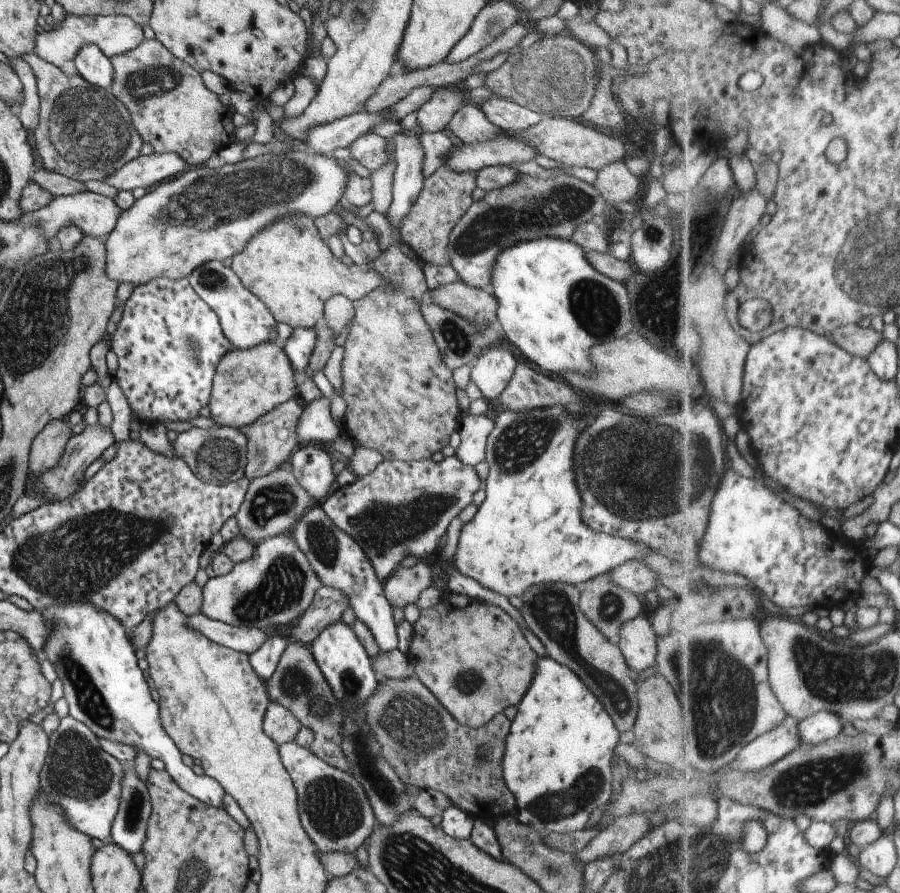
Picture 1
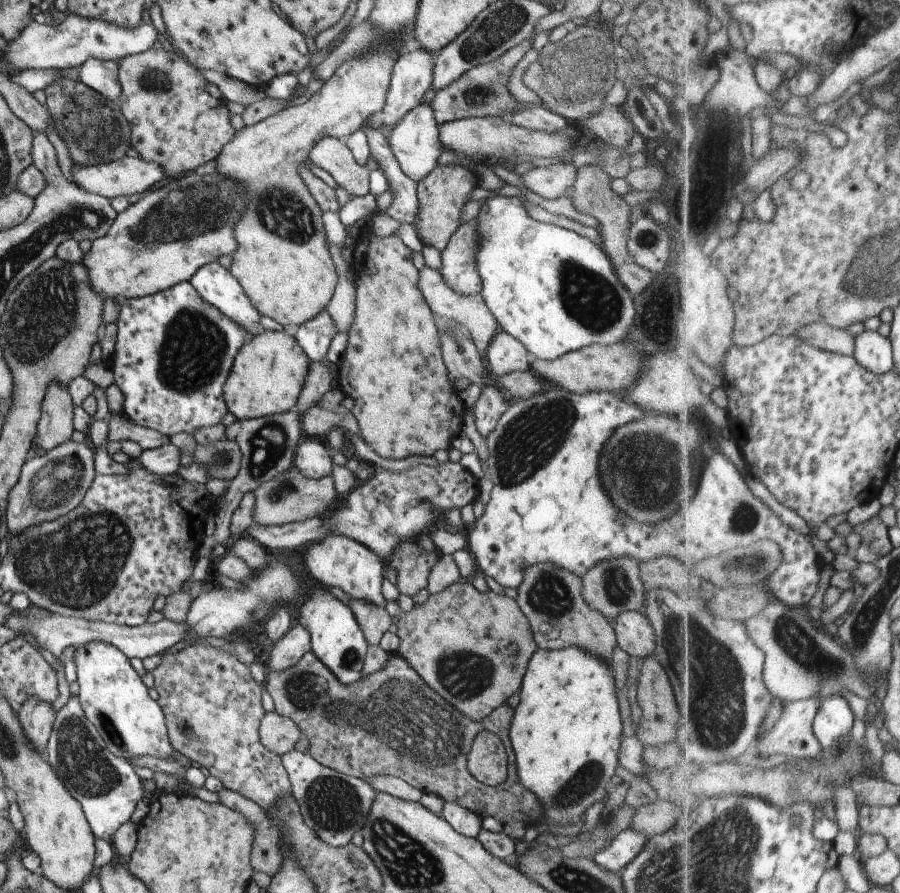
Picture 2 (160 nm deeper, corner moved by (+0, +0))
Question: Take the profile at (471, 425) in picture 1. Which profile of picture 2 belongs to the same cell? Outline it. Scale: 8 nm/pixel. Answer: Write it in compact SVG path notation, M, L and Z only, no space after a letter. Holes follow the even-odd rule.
M485 379L481 384L481 394L477 402L472 408L473 422L477 432L482 438L487 438L491 433L491 430L497 424L497 420L501 418L501 414L505 412L508 404L508 398L501 395L501 392L497 388L497 384L493 384L491 380Z

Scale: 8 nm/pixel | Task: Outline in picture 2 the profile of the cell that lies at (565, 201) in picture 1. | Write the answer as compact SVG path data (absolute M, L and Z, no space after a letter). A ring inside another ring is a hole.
M477 218L458 226L449 238L441 254L439 274L443 282L457 294L478 294L481 291L481 278L475 266L475 250L479 248L477 240Z

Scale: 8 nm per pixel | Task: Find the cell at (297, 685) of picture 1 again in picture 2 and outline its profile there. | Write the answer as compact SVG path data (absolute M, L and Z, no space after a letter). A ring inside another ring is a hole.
M308 651L291 668L281 672L265 672L264 690L273 699L274 712L289 718L299 728L299 733L305 734L310 744L307 753L322 766L357 779L369 778L371 775L395 776L422 794L430 793L439 796L444 803L457 803L470 812L476 812L479 820L492 817L501 825L513 822L521 822L525 826L538 824L541 820L541 804L517 782L515 774L515 758L508 738L513 709L505 702L481 722L473 722L455 708L449 708L441 696L429 690L397 652L389 654L391 656L387 658L387 664L379 672L363 675L361 680L344 686ZM481 730L500 736L505 750L506 778L493 787L477 782L466 770L466 755L473 738Z

